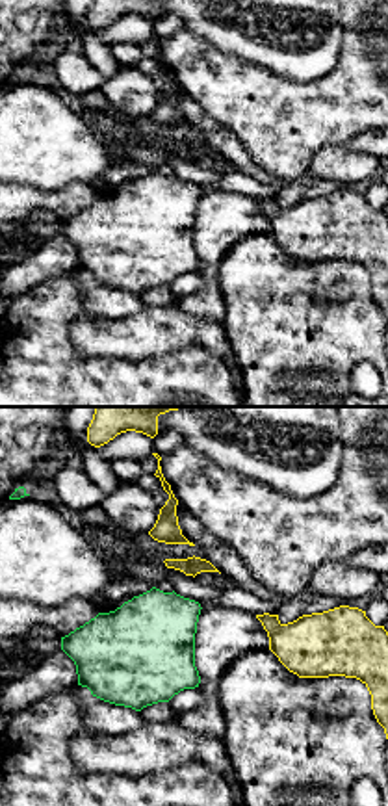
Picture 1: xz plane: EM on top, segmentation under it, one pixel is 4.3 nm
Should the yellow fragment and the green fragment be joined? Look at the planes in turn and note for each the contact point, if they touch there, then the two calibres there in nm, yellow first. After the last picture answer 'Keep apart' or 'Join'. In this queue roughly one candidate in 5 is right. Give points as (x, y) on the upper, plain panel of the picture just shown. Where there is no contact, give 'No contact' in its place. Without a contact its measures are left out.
No contact

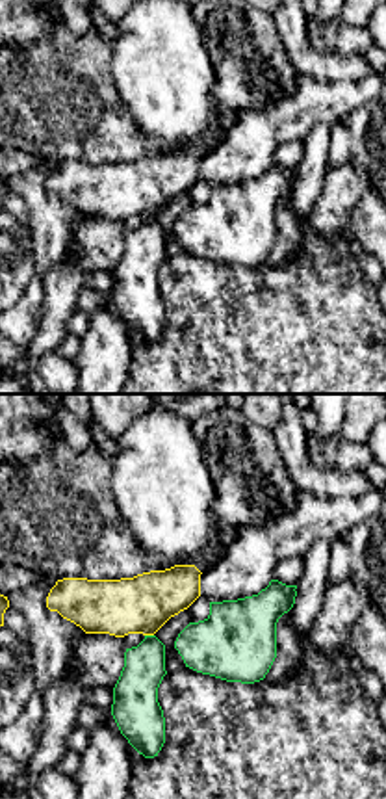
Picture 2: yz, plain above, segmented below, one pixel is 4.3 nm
Touches yellow at (149, 218). Thickness 260 nm (yellow) against 190 nm

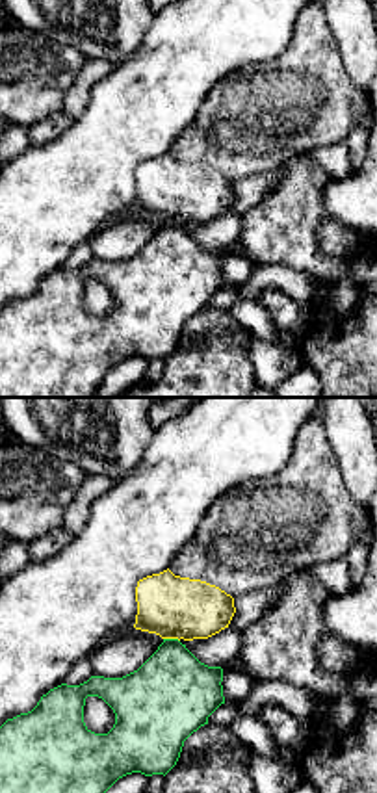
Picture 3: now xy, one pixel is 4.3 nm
Touches yellow at (171, 221). Thickness 280 nm (yellow) against 380 nm

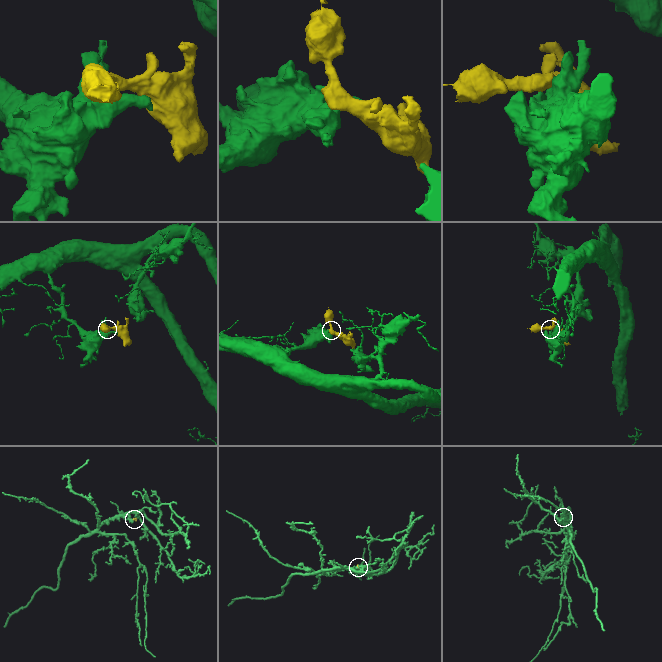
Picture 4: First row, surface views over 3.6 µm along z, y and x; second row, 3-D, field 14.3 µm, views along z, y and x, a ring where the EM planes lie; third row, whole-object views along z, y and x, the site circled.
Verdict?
Keep apart

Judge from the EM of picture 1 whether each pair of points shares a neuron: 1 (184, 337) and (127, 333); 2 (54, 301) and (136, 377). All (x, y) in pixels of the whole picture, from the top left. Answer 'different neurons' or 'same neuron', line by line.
1: same neuron
2: same neuron

